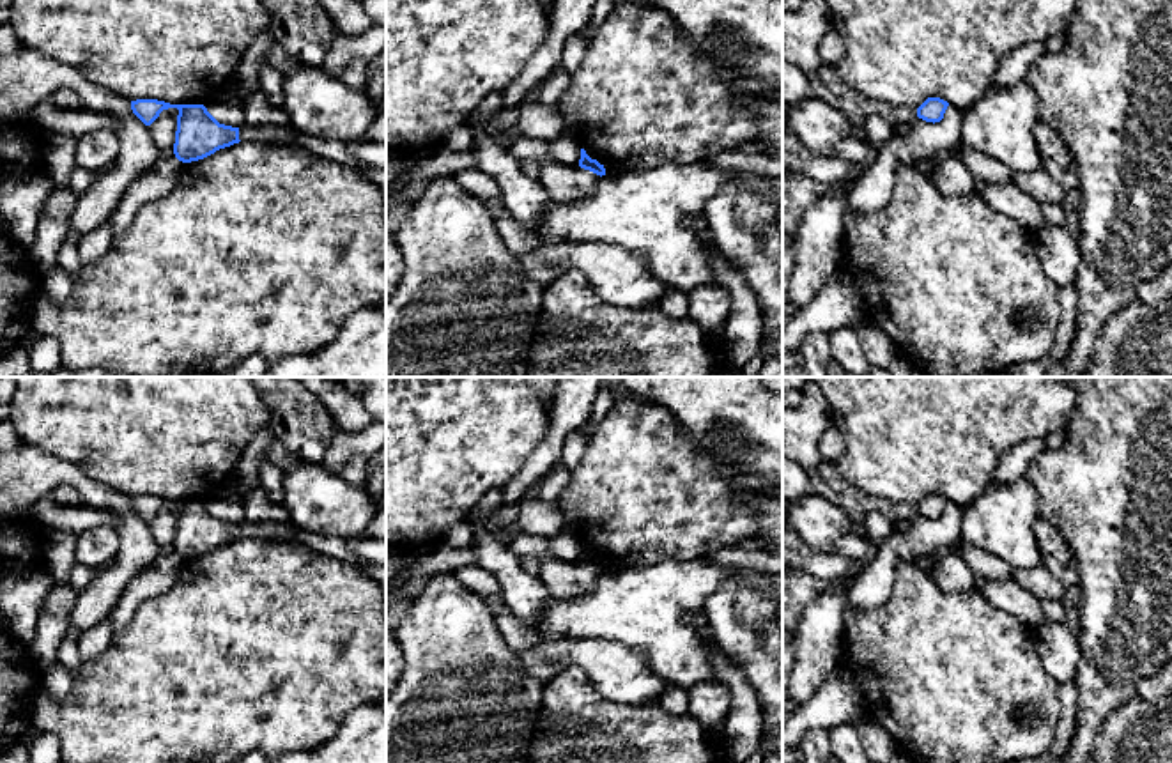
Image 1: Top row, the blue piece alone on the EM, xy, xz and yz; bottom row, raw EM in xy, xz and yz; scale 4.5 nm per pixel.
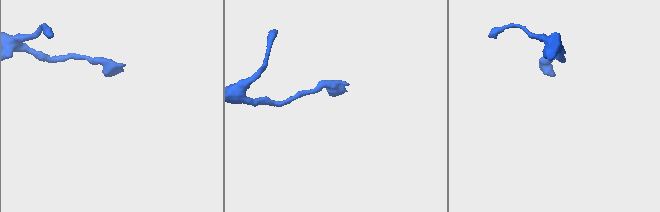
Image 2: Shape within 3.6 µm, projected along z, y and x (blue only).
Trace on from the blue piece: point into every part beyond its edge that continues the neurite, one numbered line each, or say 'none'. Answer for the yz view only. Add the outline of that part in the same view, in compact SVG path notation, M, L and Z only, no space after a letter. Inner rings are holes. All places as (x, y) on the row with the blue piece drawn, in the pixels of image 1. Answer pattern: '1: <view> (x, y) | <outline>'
none

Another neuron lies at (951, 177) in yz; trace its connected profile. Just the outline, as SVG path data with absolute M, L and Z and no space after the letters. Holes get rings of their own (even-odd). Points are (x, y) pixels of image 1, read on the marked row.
M952 154L940 158L940 165L933 175L933 182L945 197L975 189L970 170L961 159Z

